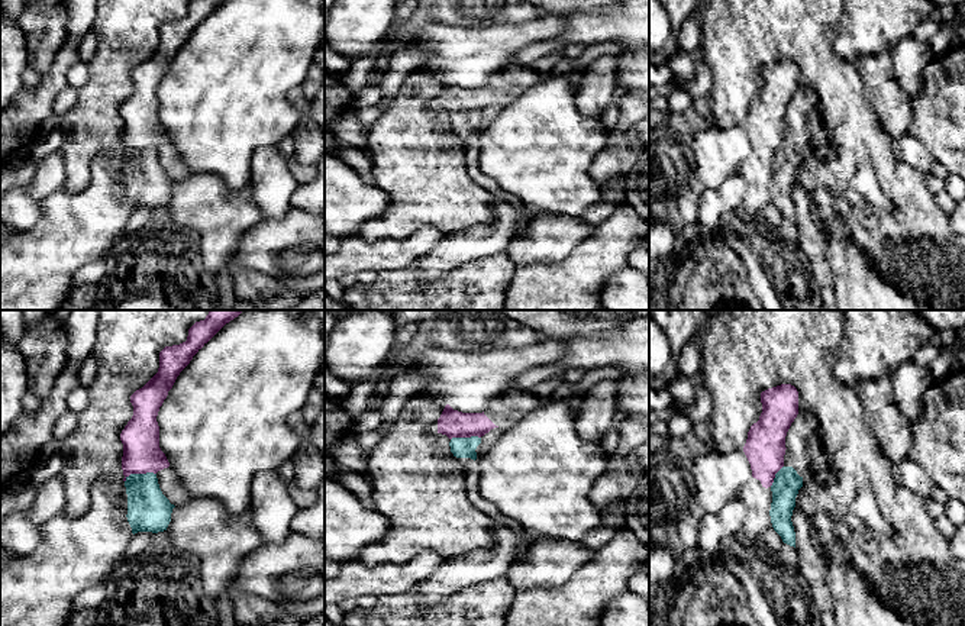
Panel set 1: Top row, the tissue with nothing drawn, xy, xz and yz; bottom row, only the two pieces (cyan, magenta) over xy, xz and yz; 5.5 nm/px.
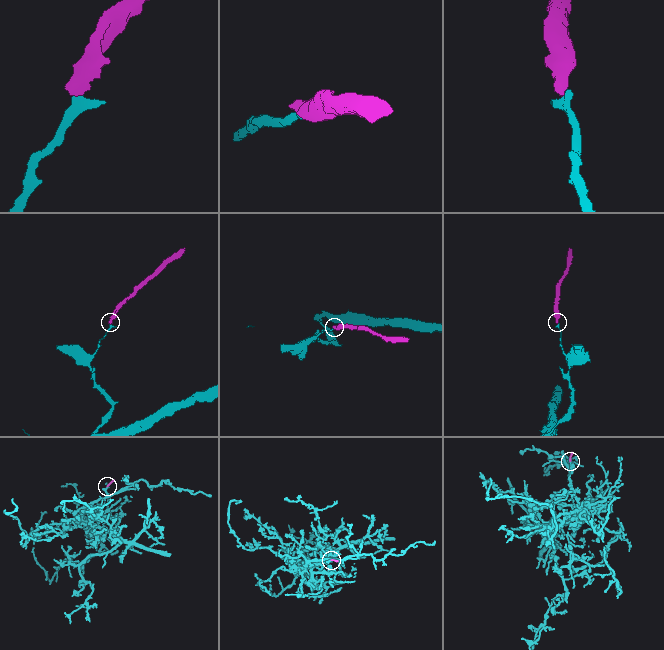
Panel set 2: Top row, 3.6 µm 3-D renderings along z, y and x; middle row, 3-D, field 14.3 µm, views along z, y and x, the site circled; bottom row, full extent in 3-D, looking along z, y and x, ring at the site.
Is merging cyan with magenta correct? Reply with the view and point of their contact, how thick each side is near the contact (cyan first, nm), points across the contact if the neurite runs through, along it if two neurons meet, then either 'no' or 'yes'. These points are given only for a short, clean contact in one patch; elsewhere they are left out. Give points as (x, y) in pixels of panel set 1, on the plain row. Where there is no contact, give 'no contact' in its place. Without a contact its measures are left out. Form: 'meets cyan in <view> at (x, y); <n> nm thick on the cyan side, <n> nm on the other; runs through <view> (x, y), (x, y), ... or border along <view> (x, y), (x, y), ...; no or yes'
meets cyan in xy at (139, 149); 240 nm thick on the cyan side, 200 nm on the other; border along xy (155, 148), (132, 148), (125, 157); no

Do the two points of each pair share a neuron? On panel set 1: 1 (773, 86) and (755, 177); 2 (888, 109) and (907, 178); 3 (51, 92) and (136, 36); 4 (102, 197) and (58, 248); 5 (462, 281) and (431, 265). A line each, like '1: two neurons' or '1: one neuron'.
1: one neuron
2: two neurons
3: two neurons
4: one neuron
5: two neurons

